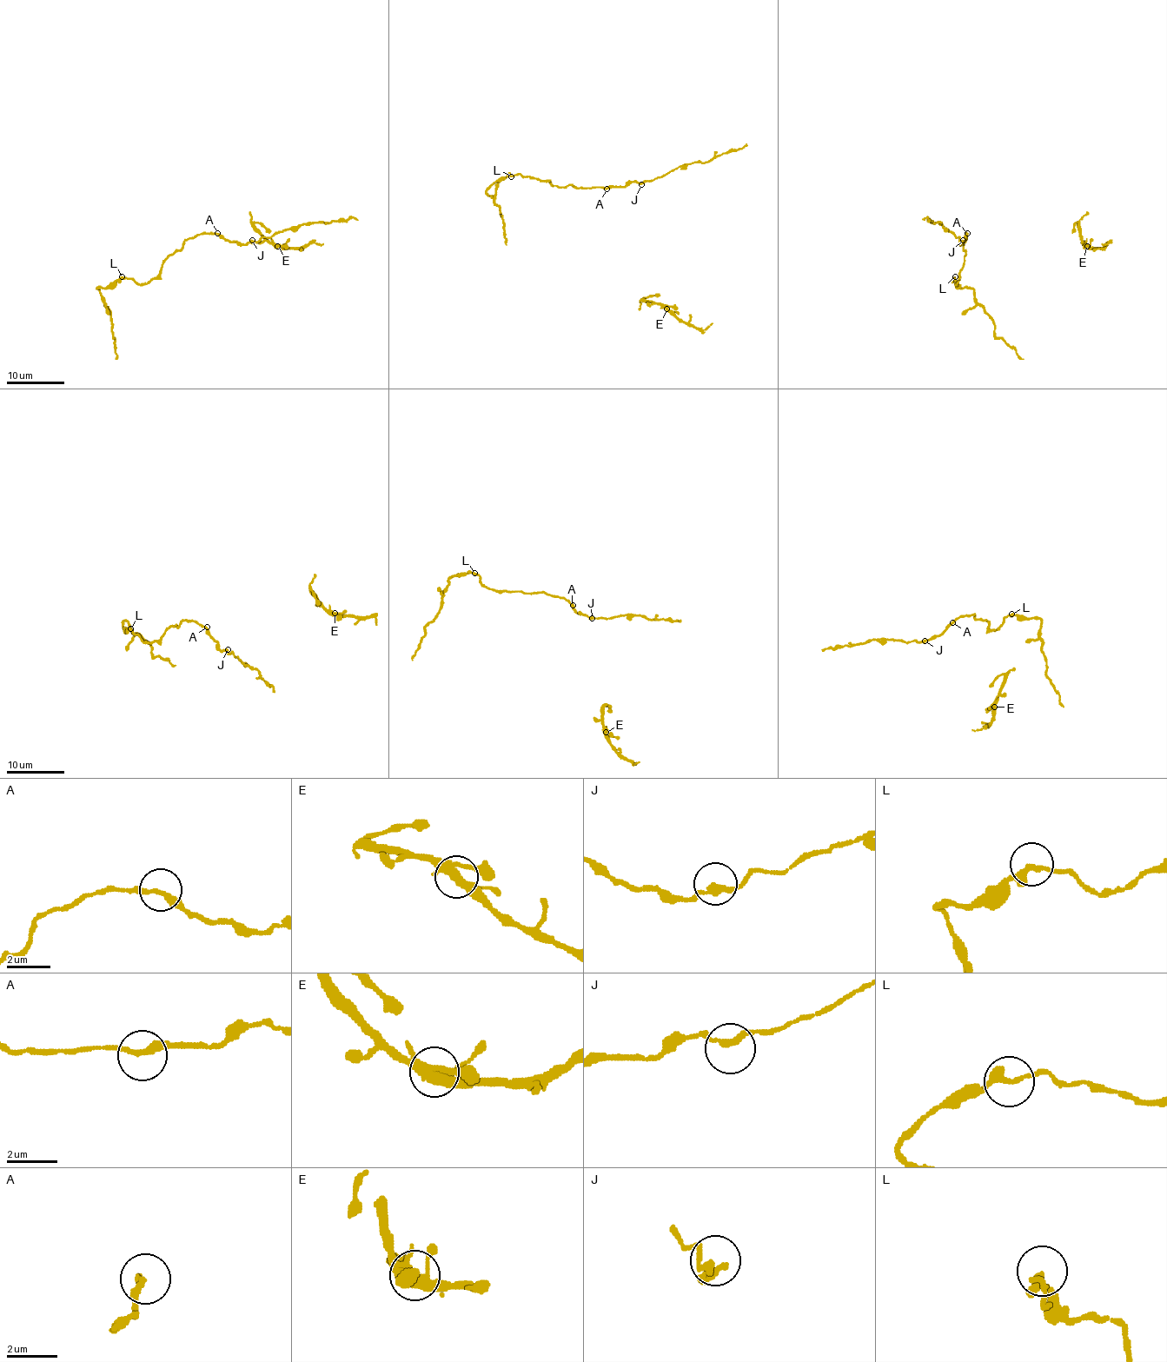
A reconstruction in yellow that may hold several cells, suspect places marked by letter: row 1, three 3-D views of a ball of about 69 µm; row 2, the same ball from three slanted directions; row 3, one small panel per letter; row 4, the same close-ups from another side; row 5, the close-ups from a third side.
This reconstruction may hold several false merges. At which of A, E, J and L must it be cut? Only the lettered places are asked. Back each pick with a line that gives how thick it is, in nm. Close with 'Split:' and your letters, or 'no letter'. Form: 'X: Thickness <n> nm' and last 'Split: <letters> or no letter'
Split: no letter

